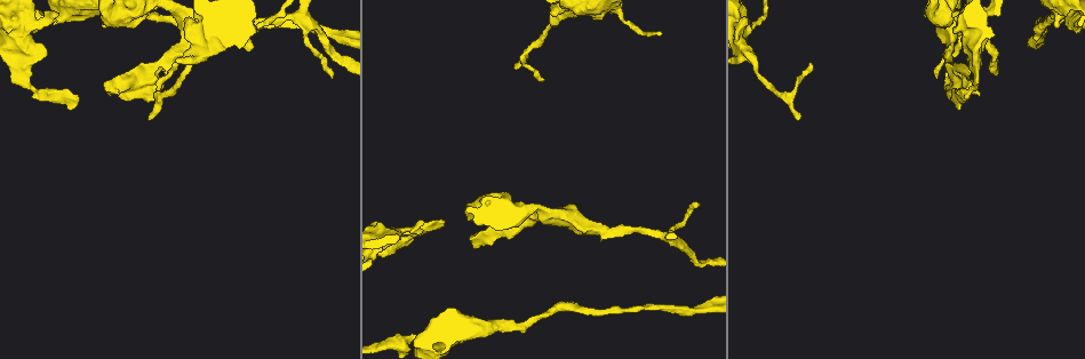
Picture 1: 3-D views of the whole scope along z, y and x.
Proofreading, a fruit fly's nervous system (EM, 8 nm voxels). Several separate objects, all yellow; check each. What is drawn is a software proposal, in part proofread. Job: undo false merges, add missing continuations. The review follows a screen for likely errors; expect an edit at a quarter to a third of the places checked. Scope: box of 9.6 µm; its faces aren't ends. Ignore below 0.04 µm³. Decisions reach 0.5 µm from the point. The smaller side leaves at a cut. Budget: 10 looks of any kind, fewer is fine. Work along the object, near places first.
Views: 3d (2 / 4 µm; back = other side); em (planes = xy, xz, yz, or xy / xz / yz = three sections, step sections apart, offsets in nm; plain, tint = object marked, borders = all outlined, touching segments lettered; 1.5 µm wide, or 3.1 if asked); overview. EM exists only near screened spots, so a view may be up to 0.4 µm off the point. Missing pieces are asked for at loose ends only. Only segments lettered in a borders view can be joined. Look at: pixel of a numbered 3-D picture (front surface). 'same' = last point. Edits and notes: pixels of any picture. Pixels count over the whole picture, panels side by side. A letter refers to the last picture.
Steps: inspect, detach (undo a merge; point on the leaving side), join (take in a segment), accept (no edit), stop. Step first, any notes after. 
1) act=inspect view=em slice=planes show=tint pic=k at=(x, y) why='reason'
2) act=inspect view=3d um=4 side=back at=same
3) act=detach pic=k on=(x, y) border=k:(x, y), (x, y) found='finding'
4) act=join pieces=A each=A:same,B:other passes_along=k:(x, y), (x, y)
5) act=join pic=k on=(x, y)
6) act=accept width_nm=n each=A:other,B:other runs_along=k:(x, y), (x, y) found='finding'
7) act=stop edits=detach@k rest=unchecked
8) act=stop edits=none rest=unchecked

act=inspect view=em slice=xz step=8 show=tint pic=1 at=(620, 15) why='calibre changes'

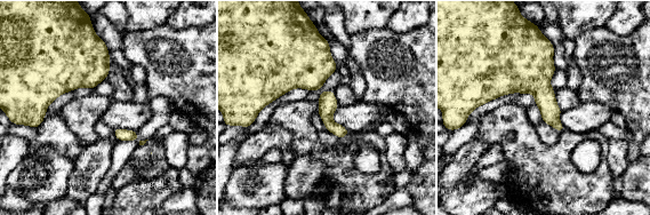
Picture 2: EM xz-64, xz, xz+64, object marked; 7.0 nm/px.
act=inspect view=em slice=xz step=8 show=borders at=same

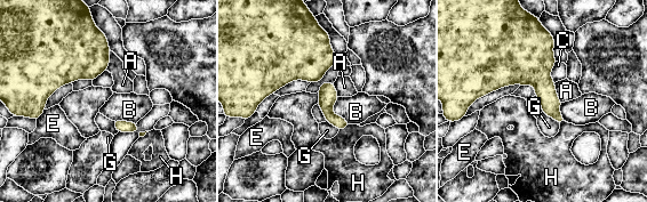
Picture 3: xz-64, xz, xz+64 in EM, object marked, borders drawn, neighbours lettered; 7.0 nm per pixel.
act=accept each=A:other,B:other,C:other,E:other,G:other,H:other border=3:(338, 96), (332, 111), (350, 123) found='continuous, no second neuron'

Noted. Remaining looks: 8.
act=inspect view=3d um=4 pic=1 at=(515, 68) why='an open end'

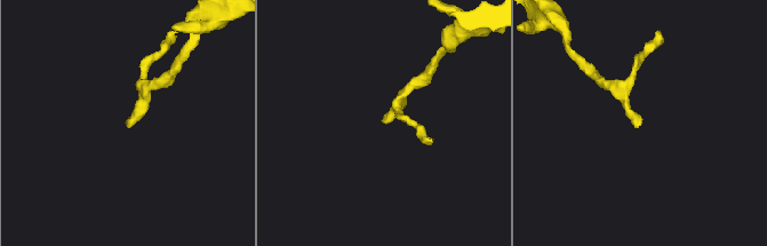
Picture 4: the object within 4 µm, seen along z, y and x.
act=inspect view=em slice=yz step=8 show=borders pic=4 at=(637, 125) why='shape alone is not enough'

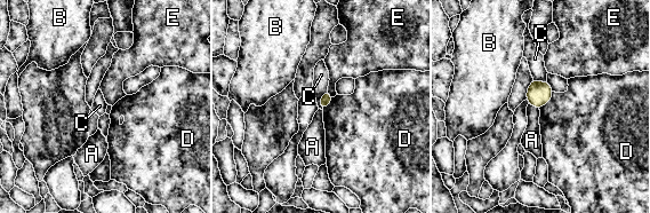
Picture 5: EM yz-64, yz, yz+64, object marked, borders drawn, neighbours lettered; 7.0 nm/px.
act=accept width_nm=80 each=A:other,B:other,C:other,D:other,E:other border=5:(553, 92), (550, 100), (539, 109) found='no lettered segment goes on from it'

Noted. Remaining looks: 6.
act=inspect view=em slice=planes show=borders pic=1 at=(443, 222) why='free end'

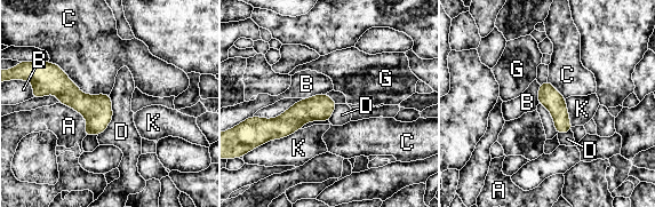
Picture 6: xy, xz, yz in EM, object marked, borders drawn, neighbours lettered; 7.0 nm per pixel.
act=accept width_nm=140 each=A:other,B:other,C:other,D:other,G:other,K:other runs_along=6:(333, 104), (286, 124), (263, 122) found='no lettered segment goes on from it'

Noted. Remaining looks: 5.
act=inspect view=3d um=2 pic=1 at=(105, 26) why='branch stops here'

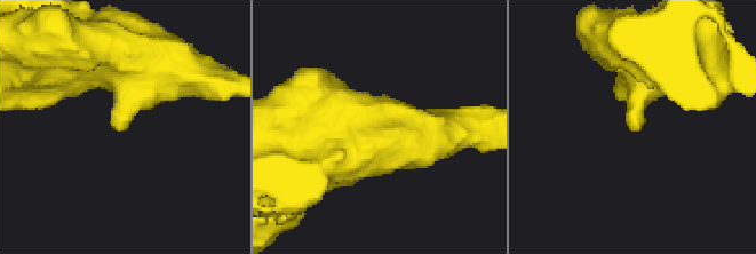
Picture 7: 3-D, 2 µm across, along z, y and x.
act=inspect view=em slice=xy step=4 show=borders pic=7 at=(115, 127) why='now the EM'

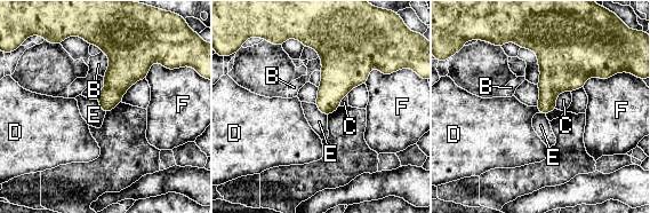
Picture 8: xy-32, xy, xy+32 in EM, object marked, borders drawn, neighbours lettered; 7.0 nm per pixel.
act=inspect view=em slice=yz step=8 show=borders at=same

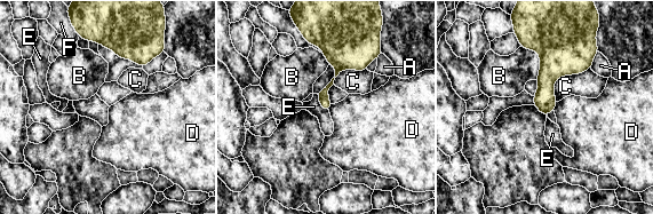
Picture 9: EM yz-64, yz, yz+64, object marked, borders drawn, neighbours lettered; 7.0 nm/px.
act=accept each=A:other,B:other,C:other,D:other,E:other,F:other found='no lettered segment goes on from it'

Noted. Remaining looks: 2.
act=stop edits=none rest=unchecked

